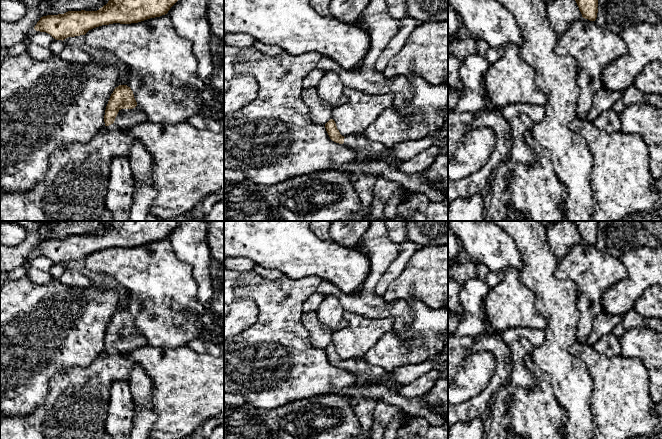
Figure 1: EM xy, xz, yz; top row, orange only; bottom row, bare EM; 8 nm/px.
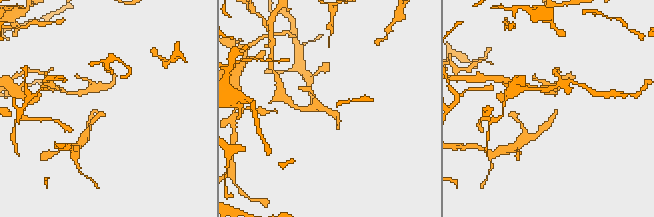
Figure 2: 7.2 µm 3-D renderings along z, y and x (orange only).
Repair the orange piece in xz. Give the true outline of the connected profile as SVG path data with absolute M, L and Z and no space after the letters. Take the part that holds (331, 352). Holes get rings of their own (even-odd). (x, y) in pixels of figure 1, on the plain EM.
M330 343L325 348L325 352L332 365L343 368L356 376L355 385L357 386L365 386L367 383L377 382L388 375L384 369L367 363L363 357L342 360L333 343Z

